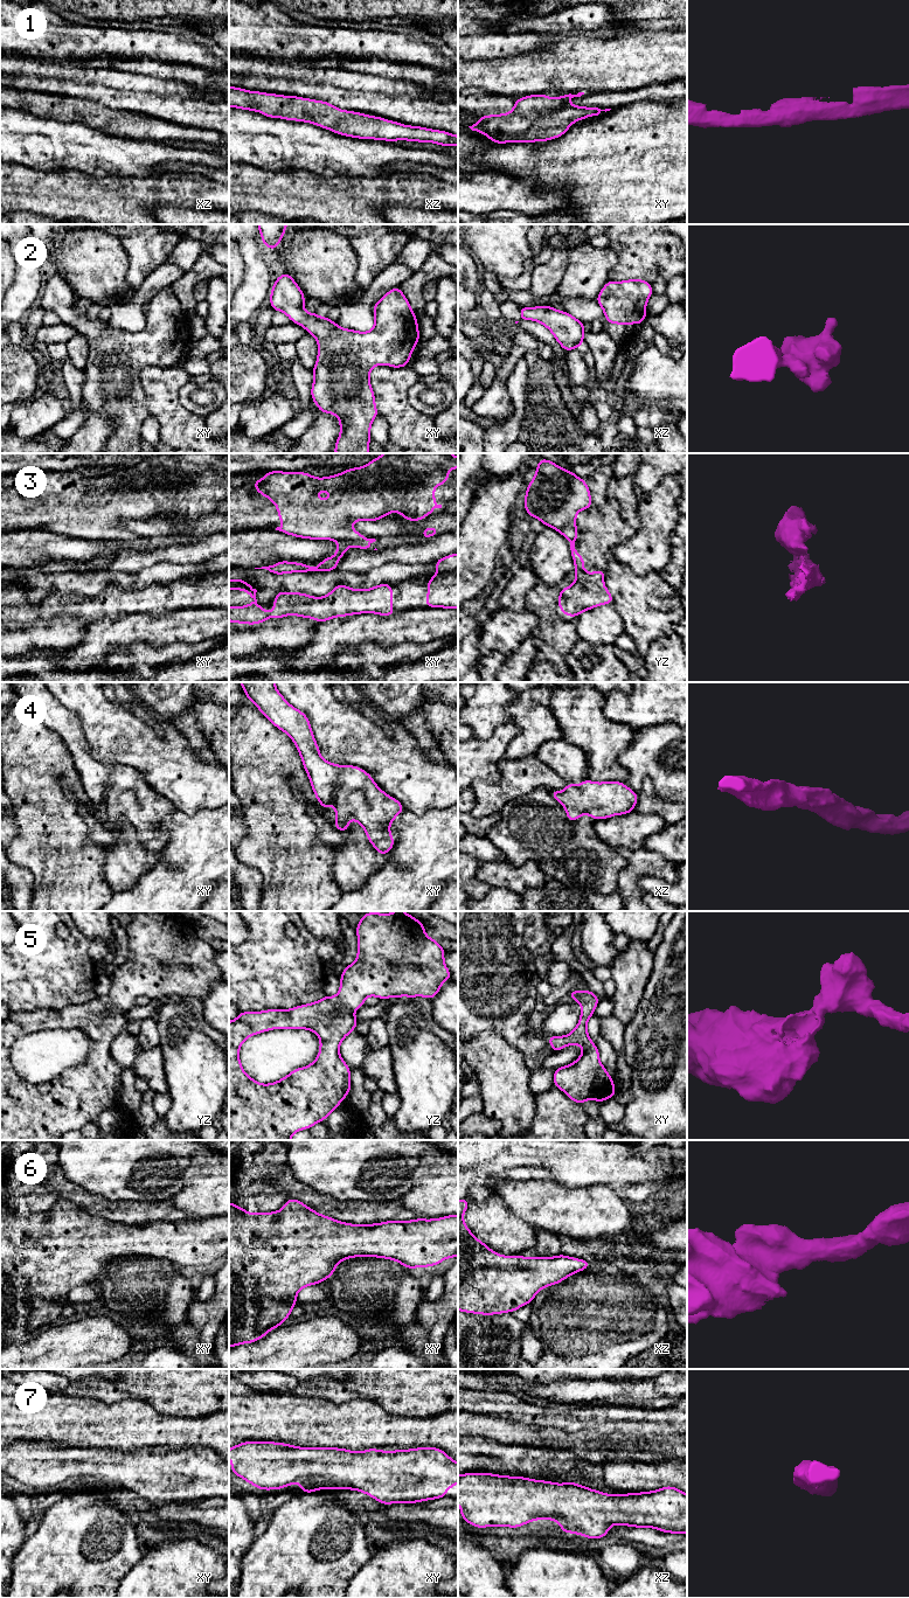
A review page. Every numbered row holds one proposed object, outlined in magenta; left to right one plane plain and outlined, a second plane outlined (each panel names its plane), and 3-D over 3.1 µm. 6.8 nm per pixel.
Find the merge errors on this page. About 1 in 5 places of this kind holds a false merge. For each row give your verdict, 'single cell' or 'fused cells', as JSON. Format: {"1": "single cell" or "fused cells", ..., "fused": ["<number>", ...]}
{"1": "single cell", "2": "single cell", "3": "fused cells", "4": "single cell", "5": "single cell", "6": "single cell", "7": "single cell", "fused": ["3"]}

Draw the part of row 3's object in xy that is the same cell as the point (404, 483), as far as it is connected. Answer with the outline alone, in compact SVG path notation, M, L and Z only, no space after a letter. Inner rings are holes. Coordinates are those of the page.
M383 453L362 467L347 468L342 473L325 478L315 478L306 472L266 472L261 480L254 481L254 488L276 505L283 523L276 530L301 539L353 543L365 539L352 528L353 521L380 521L393 512L398 512L408 521L422 521L424 516L431 515L433 508L442 508L442 505L435 501L435 486L447 482L450 468L458 468L458 457L451 453ZM306 491L329 491L331 495L324 501L317 494L306 498L303 494Z

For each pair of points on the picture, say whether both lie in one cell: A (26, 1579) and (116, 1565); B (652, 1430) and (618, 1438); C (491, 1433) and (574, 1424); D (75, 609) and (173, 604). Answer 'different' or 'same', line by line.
A: same
B: different
C: different
D: same

